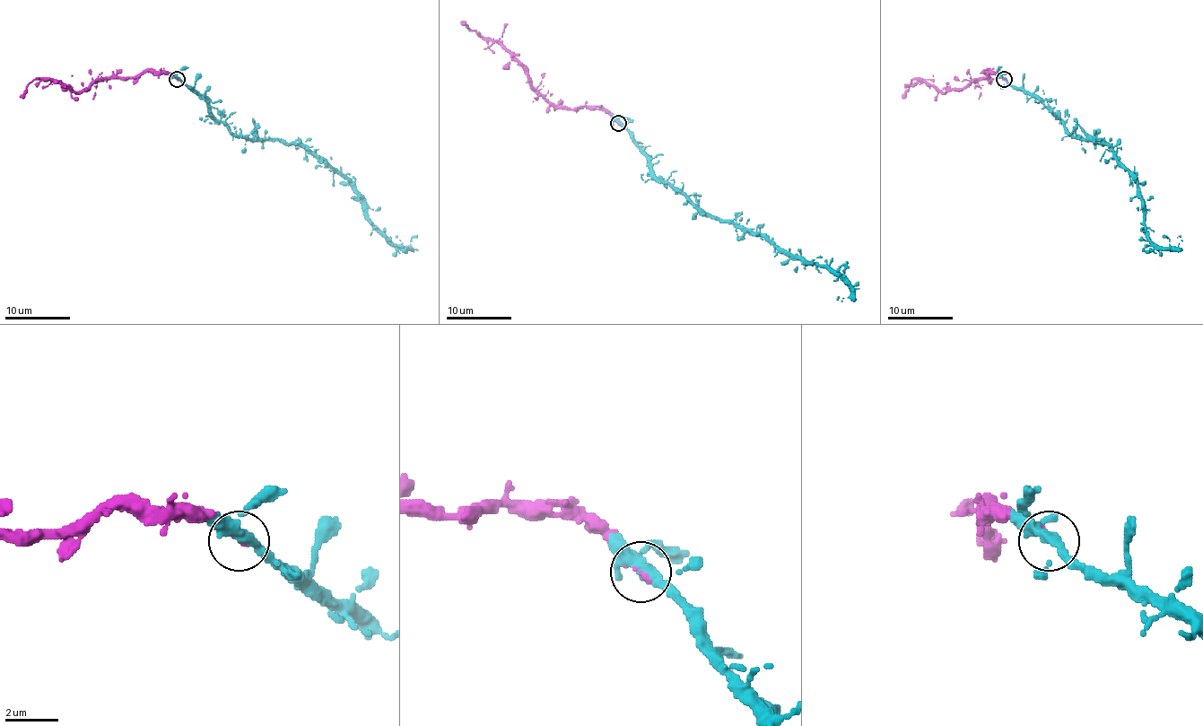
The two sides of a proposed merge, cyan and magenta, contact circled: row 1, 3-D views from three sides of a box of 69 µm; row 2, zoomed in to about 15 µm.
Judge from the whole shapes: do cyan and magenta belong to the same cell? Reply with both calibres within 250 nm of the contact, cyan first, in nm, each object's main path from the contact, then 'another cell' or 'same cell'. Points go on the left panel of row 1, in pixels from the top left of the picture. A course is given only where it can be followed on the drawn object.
320/160 nm | cyan via (176, 78), (233, 134), (298, 144), (323, 156), (363, 214), (396, 238) | magenta via (176, 80), (171, 73), (142, 72), (134, 76), (96, 80), (78, 92), (57, 82), (34, 80), (20, 98) | same cell

